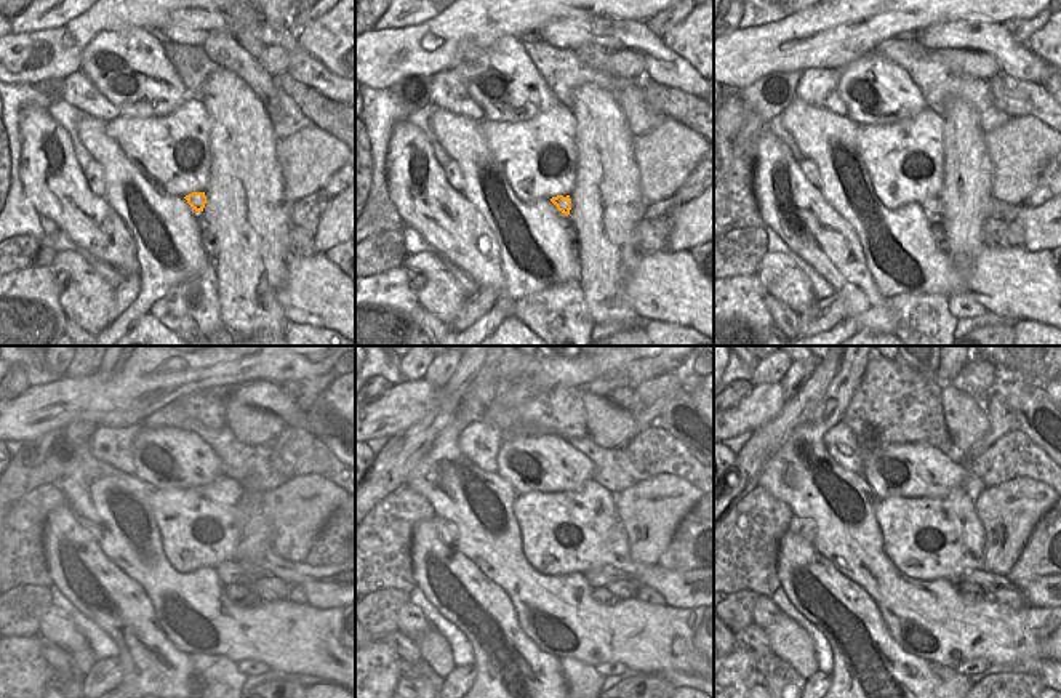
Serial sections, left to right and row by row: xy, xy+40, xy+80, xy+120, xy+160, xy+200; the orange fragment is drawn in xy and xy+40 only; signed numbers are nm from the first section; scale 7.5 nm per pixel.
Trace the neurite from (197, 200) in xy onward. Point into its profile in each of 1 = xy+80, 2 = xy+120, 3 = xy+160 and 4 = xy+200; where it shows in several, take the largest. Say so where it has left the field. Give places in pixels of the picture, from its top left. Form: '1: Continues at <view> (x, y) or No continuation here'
1: Continues at xy+80 (932, 207)
2: Continues at xy+120 (236, 572)
3: Continues at xy+160 (605, 575)
4: Continues at xy+200 (991, 583).

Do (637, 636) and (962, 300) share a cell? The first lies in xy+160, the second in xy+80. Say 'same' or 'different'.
different

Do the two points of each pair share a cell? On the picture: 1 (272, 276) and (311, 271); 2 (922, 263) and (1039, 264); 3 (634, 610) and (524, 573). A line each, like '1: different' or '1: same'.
1: different
2: same
3: same

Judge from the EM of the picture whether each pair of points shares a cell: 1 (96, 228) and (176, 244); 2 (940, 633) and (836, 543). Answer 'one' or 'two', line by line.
1: two
2: one

